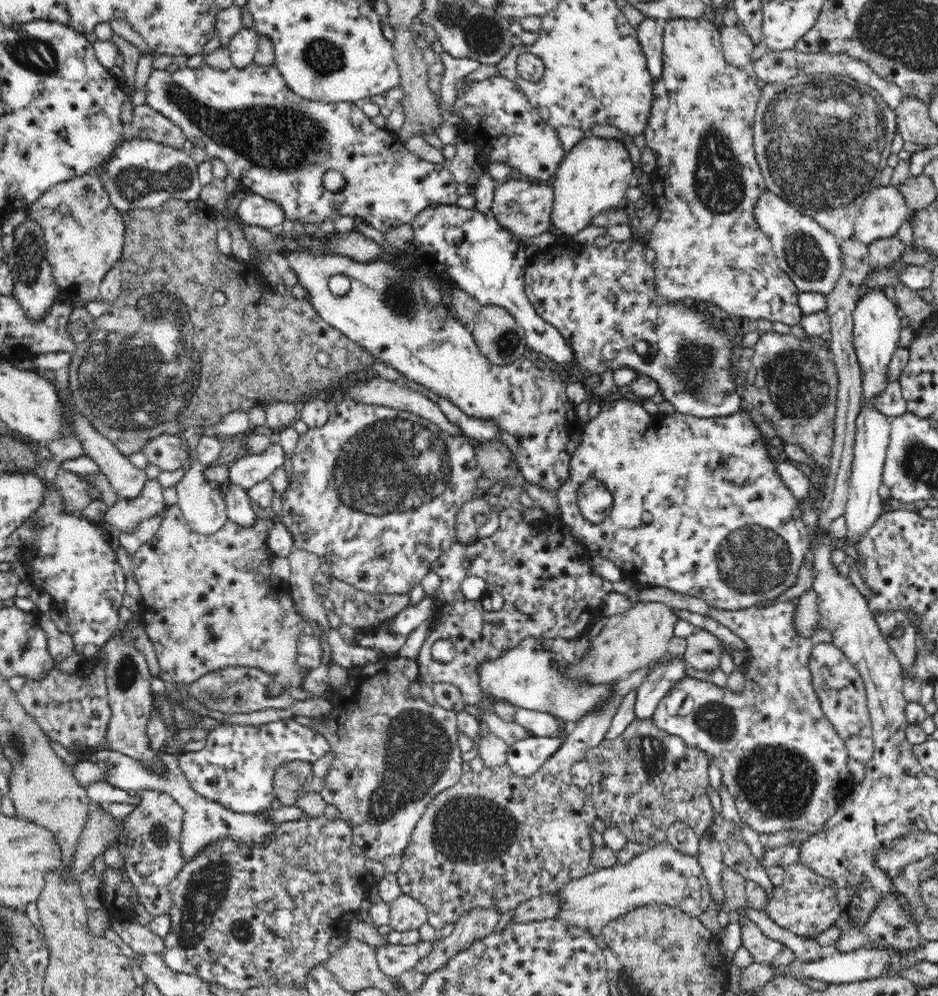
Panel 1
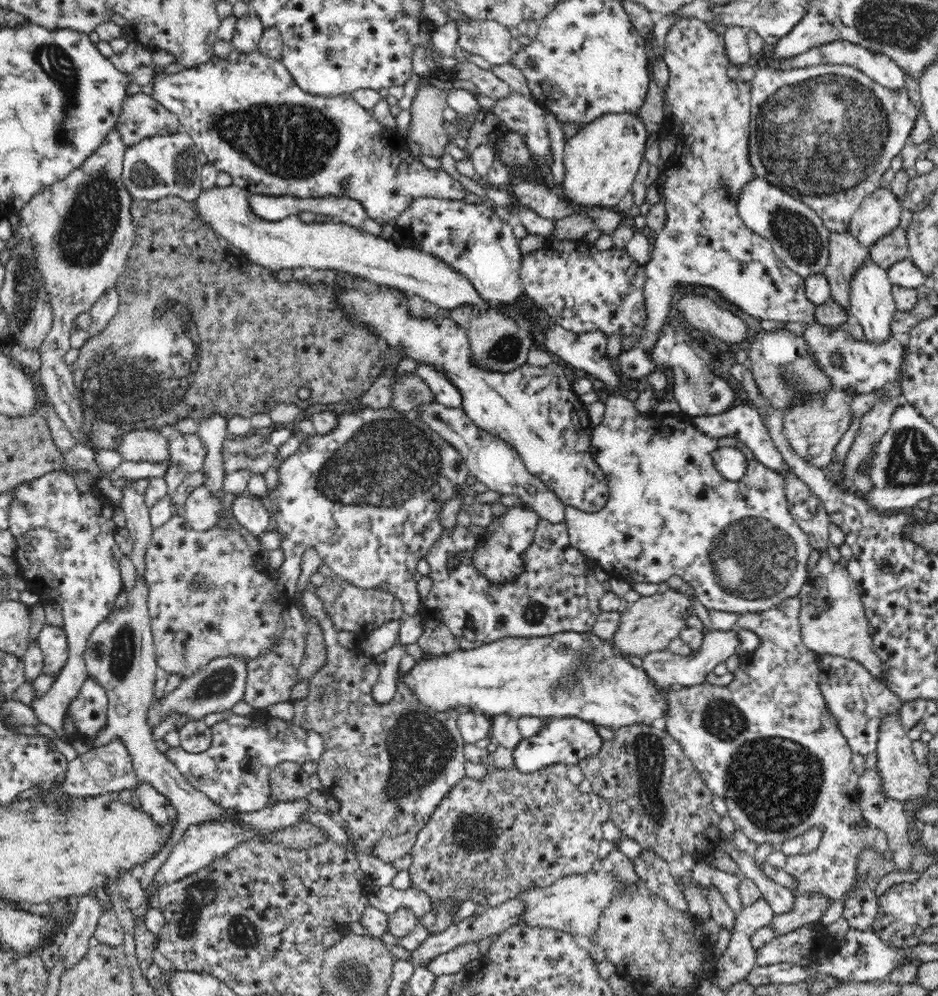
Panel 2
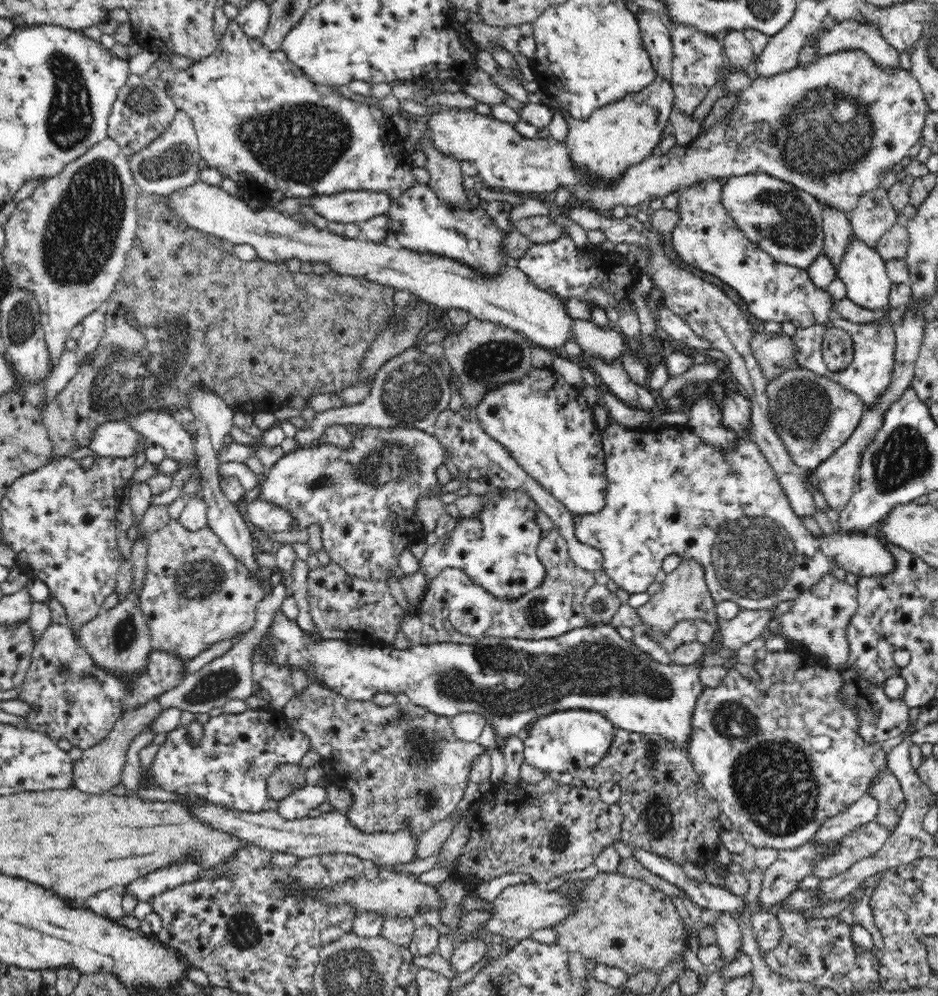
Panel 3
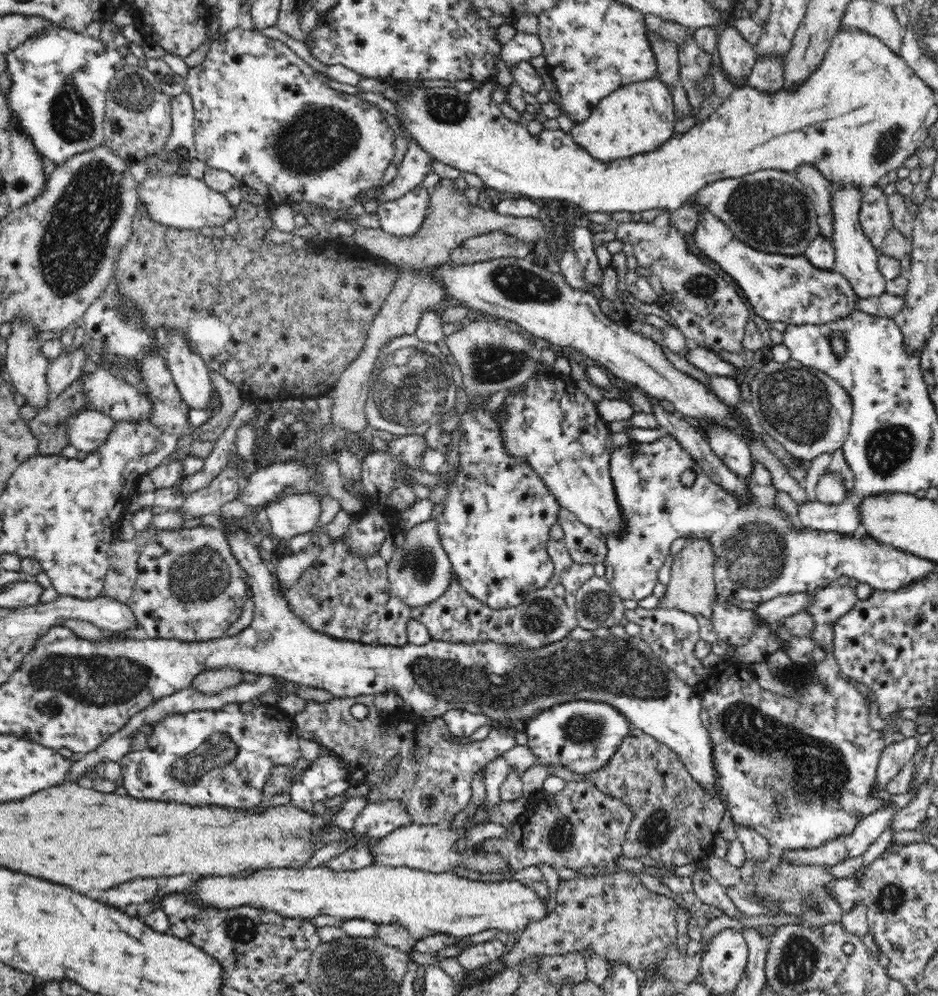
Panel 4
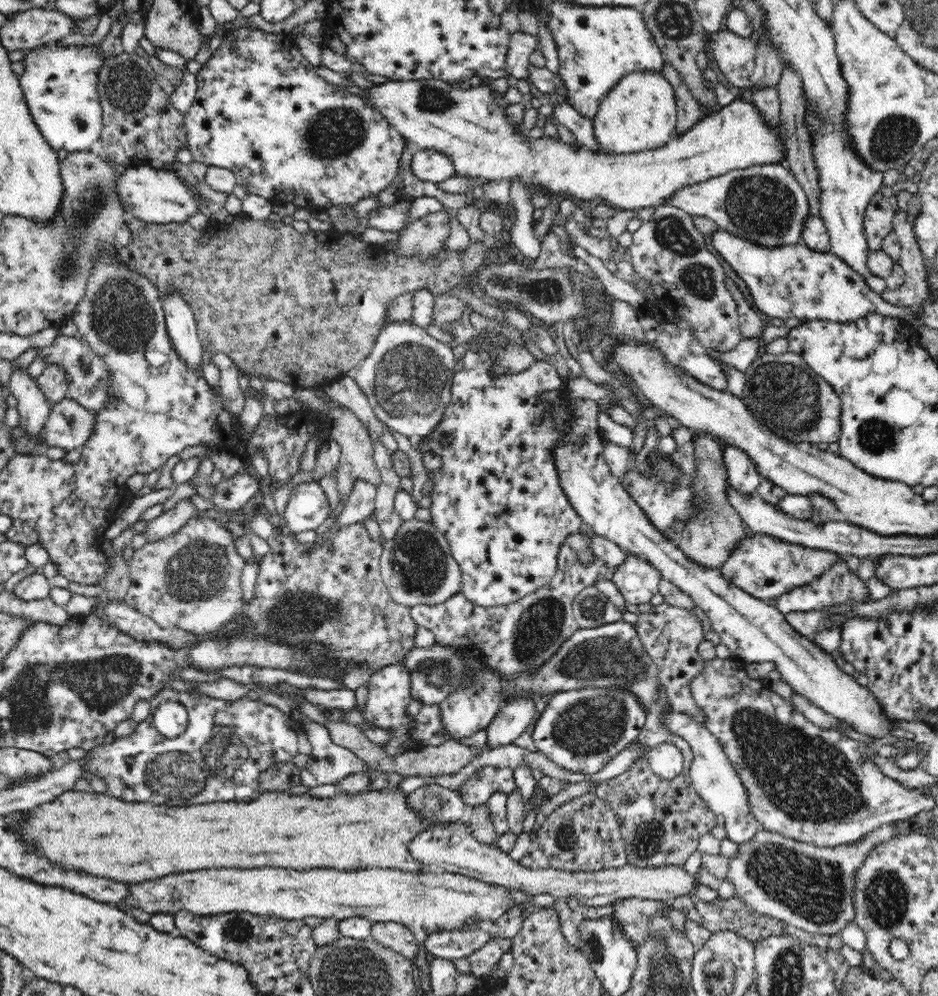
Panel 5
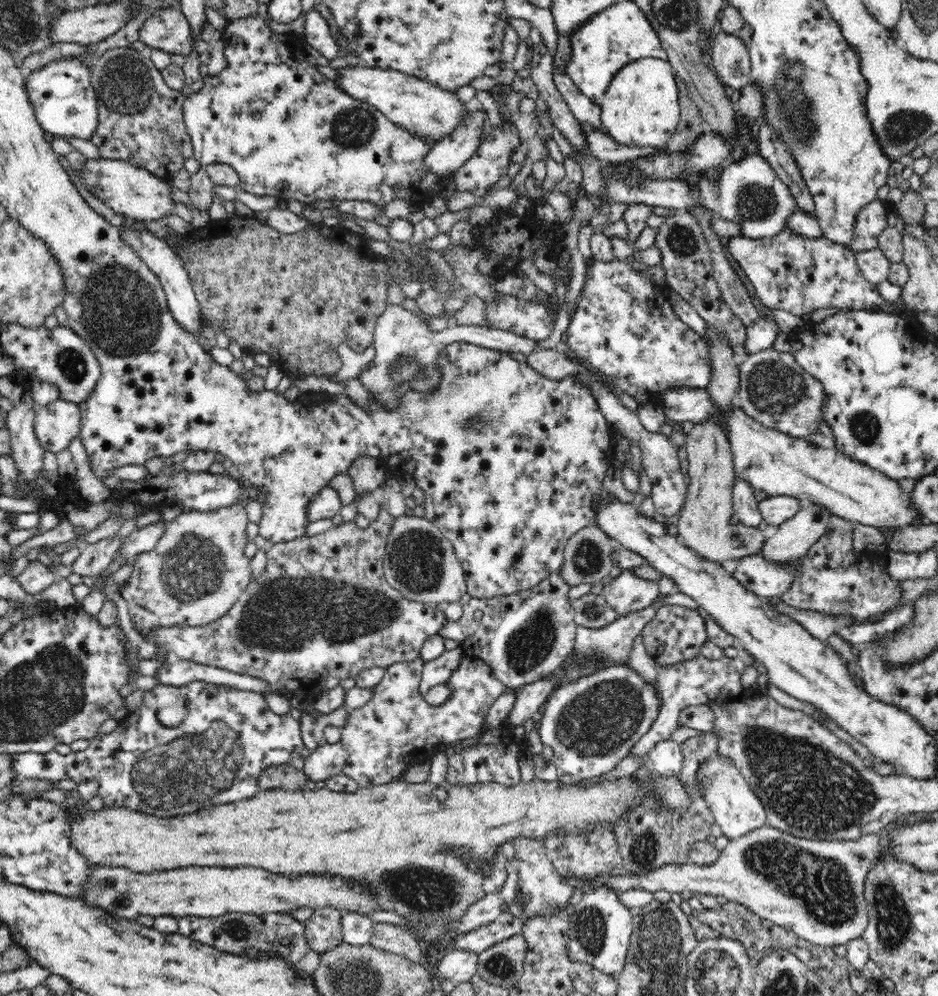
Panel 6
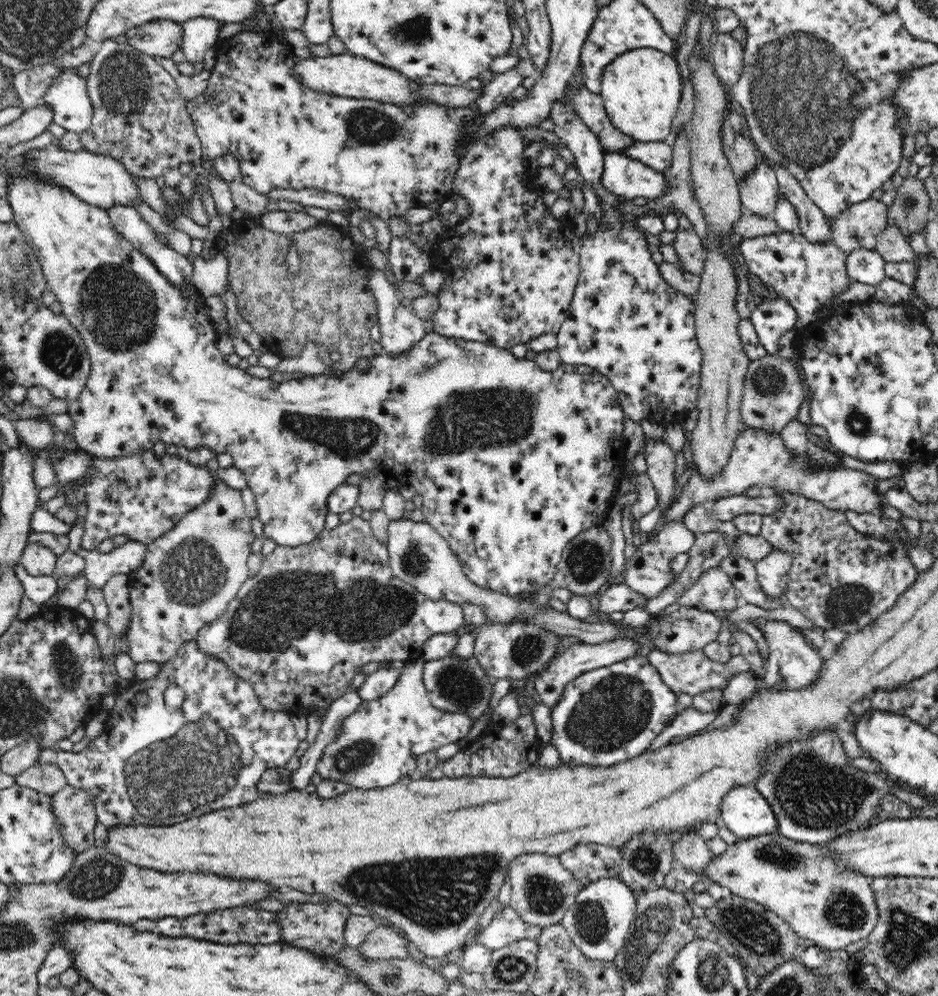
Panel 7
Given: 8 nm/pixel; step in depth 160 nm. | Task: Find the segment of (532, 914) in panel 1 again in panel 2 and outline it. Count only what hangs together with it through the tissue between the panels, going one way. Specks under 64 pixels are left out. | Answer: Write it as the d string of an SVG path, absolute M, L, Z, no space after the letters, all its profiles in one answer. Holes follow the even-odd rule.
M519 898L508 899L506 902L495 907L479 908L473 915L465 920L448 926L448 928L445 928L442 932L433 932L428 935L428 938L426 938L422 944L418 944L418 946L414 948L415 950L409 951L410 960L406 961L410 962L414 967L418 965L426 966L426 964L435 957L451 952L456 946L464 944L464 942L480 941L487 936L498 936L510 927L520 923L525 910L525 902Z

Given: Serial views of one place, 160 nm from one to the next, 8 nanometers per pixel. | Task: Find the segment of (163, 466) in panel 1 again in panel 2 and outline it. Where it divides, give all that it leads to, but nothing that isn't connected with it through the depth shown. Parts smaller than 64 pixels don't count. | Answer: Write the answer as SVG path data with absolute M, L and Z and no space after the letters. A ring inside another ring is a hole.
M142 428L128 431L120 441L117 451L123 456L123 460L154 462L167 467L173 464L169 441L158 430Z

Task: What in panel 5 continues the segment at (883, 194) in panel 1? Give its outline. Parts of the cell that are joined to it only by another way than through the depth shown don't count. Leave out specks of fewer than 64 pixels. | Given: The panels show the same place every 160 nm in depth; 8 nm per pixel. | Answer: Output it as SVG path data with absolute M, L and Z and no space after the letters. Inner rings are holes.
M878 192L867 206L863 228L870 251L880 251L882 241L893 232L895 211L889 200Z

